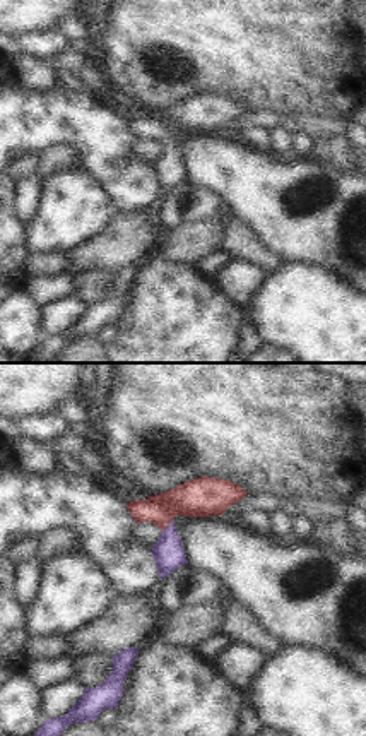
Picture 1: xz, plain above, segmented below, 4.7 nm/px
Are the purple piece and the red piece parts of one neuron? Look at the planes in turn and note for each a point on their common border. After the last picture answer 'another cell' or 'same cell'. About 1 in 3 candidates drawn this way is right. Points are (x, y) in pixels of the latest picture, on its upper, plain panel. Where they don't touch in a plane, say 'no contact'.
contact (168, 142)

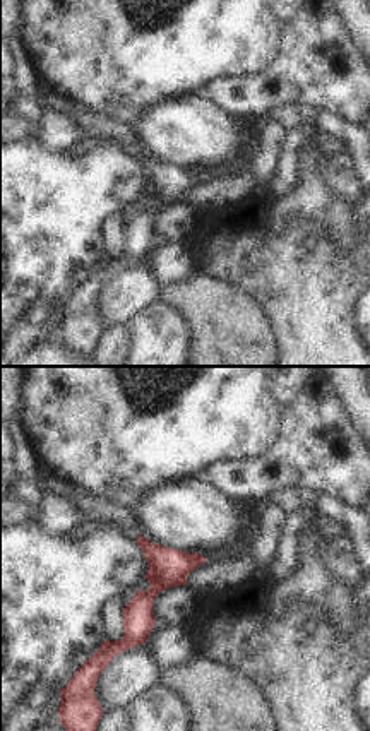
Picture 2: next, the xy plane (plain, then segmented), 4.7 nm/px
no contact

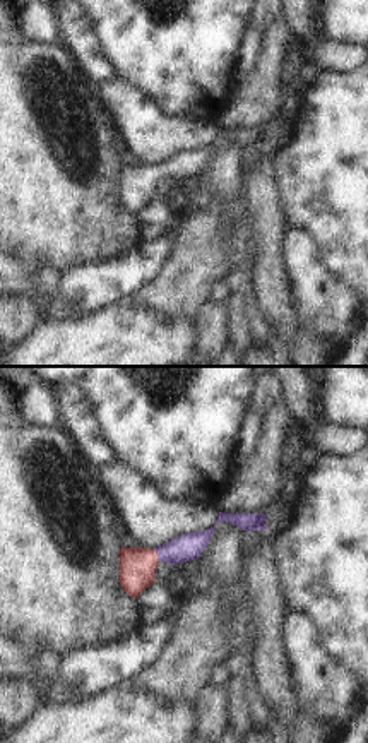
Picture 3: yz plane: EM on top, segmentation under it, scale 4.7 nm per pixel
contact (160, 172)

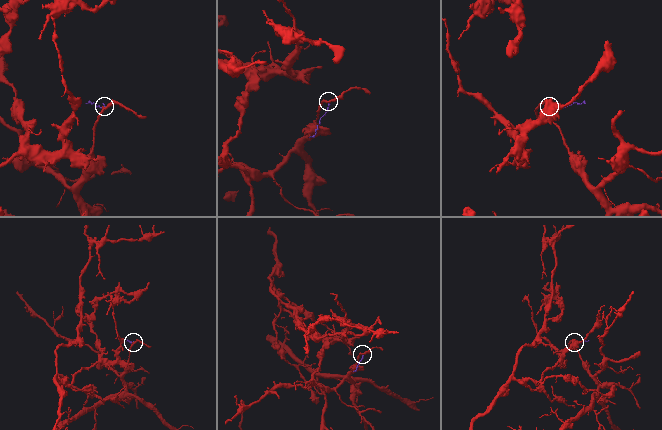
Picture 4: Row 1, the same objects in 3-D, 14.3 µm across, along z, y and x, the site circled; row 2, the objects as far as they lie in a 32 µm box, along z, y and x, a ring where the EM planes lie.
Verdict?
same cell

